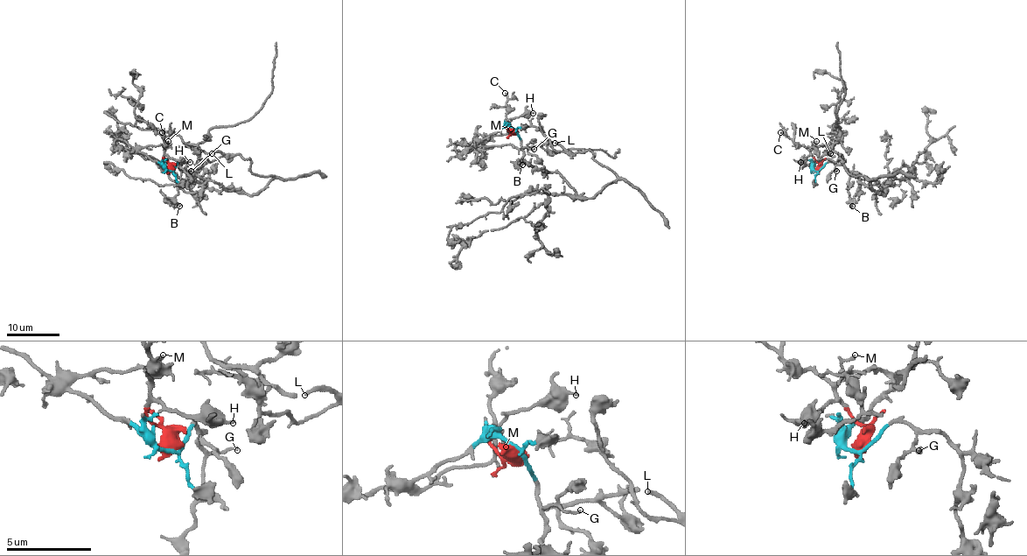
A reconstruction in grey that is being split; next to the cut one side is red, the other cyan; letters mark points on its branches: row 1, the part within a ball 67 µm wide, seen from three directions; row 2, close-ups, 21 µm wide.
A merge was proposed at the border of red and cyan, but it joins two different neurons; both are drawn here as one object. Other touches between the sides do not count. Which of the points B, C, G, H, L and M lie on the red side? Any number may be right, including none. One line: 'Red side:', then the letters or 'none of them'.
Red side: C, H, M

